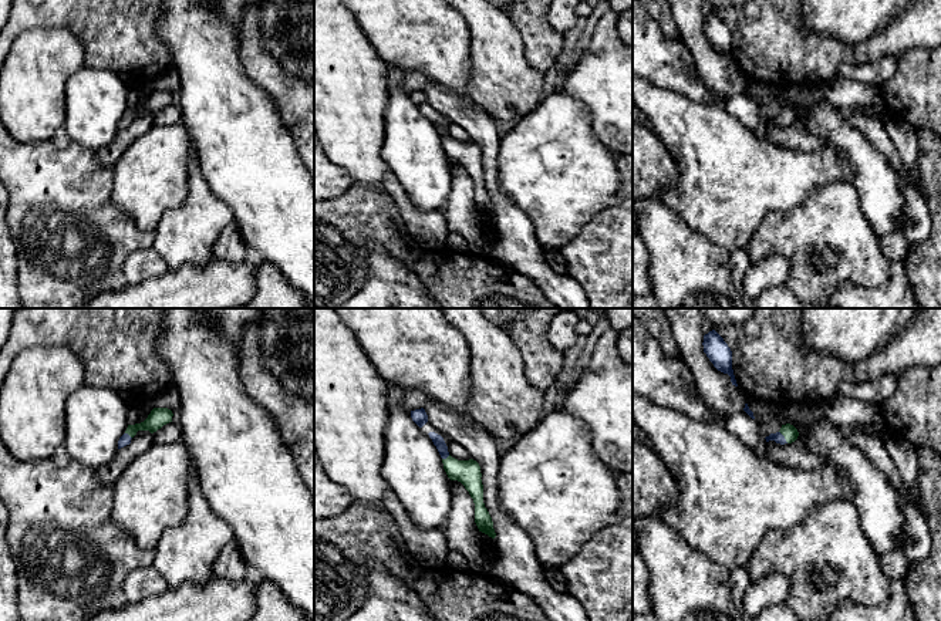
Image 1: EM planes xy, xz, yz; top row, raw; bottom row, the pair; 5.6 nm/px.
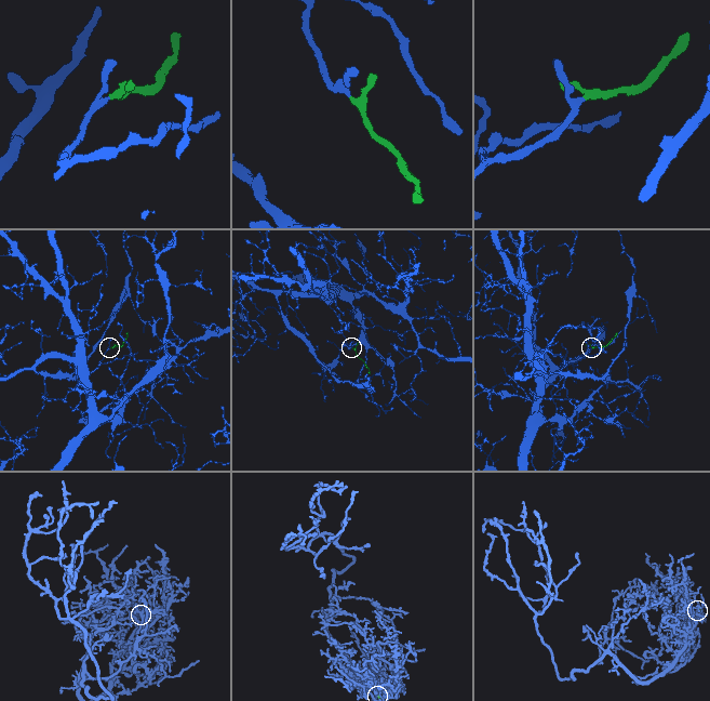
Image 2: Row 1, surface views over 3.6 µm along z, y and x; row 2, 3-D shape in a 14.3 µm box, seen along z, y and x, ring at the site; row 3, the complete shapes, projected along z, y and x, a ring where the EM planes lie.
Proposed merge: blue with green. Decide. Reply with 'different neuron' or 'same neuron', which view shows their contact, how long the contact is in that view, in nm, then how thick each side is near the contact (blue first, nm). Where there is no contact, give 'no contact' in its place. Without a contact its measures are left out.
same neuron | yz | 90 nm | 60/90 nm

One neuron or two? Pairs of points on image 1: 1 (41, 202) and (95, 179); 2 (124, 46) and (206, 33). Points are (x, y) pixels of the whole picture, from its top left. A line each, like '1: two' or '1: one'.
1: one
2: two

